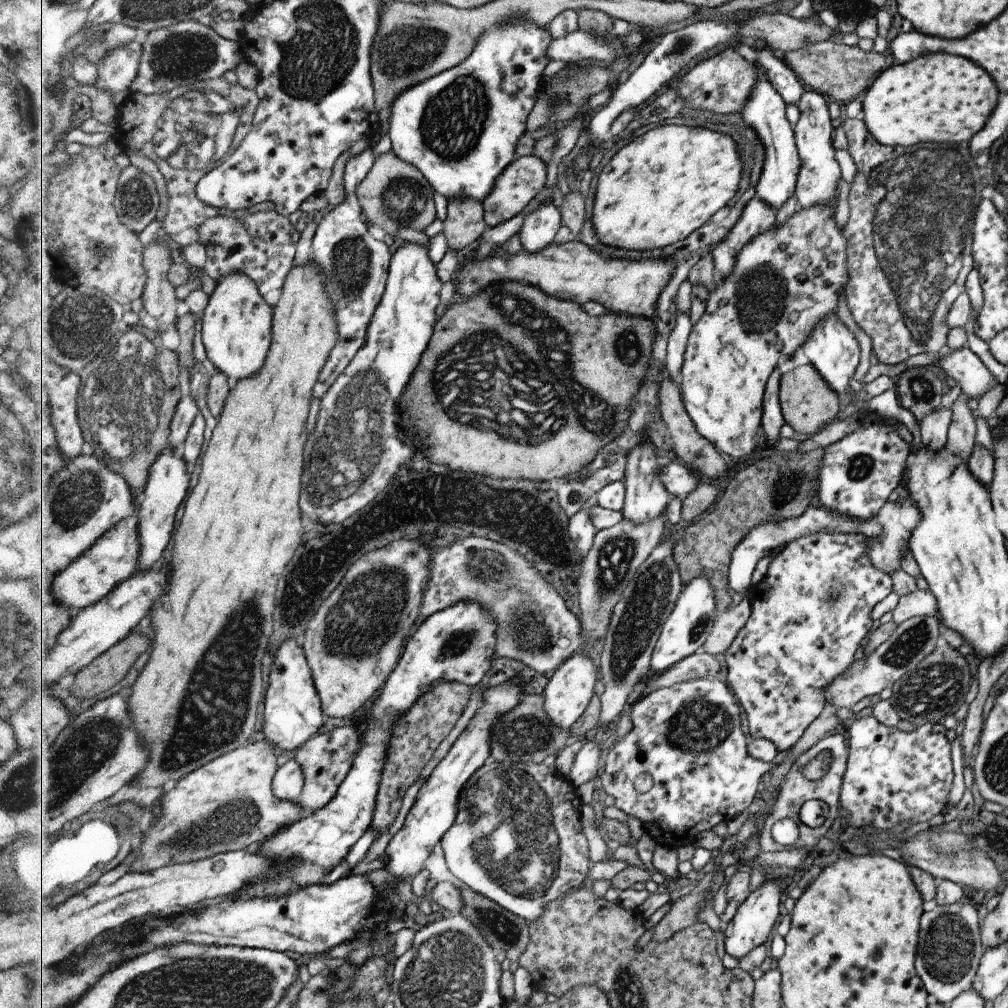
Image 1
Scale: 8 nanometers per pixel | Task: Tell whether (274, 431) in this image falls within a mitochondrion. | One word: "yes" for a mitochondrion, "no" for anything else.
no

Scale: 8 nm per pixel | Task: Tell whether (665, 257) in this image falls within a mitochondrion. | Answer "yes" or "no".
no

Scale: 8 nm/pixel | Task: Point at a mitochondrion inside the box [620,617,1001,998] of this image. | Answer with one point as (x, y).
(948, 951)

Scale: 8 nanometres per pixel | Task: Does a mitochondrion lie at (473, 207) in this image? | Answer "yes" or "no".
no

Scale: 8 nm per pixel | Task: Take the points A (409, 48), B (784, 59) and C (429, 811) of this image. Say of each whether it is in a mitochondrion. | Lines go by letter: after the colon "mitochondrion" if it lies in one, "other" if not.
A: mitochondrion
B: other
C: other

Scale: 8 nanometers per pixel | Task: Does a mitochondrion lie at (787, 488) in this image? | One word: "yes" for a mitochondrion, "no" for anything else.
yes

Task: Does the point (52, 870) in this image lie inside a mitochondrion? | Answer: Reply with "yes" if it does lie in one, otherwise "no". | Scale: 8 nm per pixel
no

